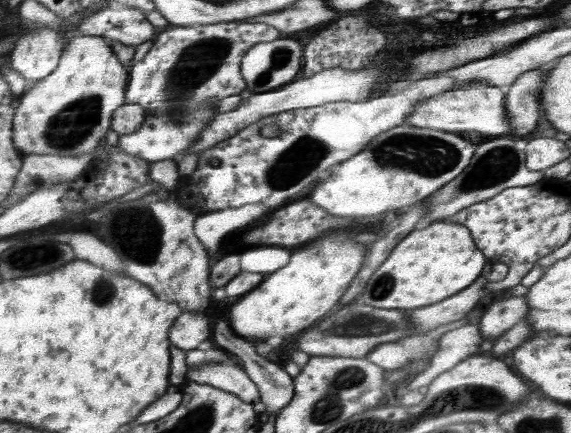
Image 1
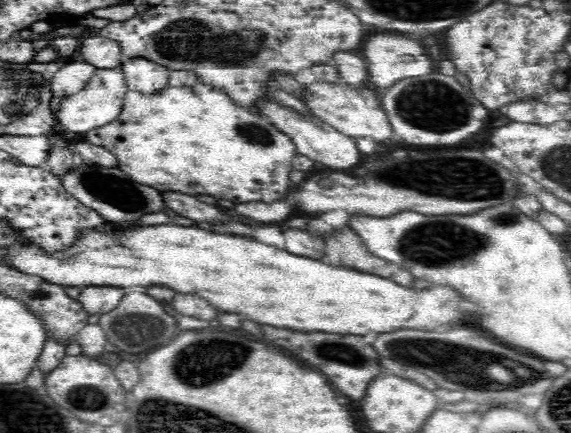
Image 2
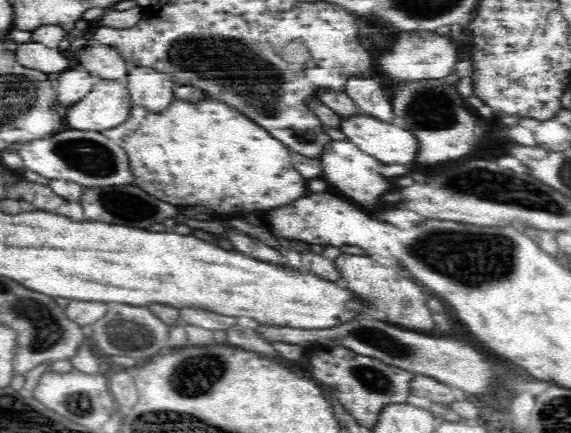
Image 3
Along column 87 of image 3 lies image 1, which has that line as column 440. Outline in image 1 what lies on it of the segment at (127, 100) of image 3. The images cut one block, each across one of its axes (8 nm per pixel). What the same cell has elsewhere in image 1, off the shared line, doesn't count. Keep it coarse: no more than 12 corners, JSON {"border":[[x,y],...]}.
{"border":[[462,84],[416,104],[413,127],[506,136],[505,90]]}

